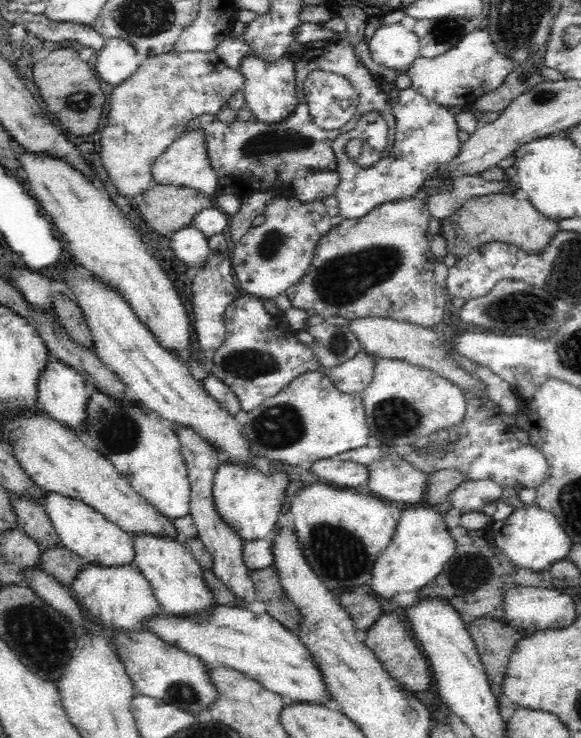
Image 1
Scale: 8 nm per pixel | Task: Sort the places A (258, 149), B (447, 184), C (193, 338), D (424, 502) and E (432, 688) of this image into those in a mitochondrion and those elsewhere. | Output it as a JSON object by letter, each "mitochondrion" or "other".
{"A":"mitochondrion","B":"mitochondrion","C":"other","D":"other","E":"other"}

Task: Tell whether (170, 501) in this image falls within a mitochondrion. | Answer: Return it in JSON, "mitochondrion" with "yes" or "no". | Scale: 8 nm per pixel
{"mitochondrion":"no"}

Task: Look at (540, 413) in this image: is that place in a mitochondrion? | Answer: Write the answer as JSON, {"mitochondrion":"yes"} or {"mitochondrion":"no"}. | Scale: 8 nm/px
{"mitochondrion":"no"}

